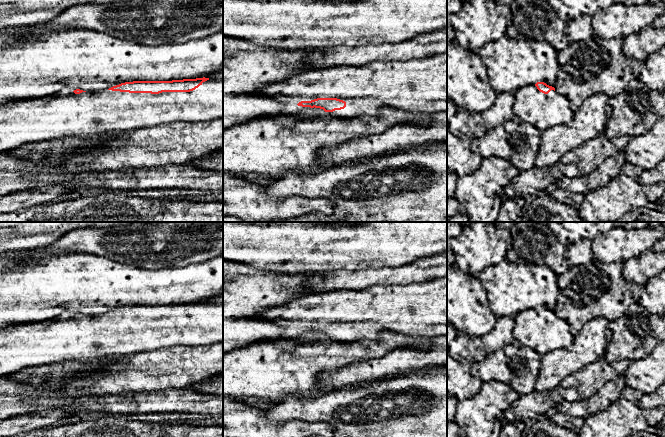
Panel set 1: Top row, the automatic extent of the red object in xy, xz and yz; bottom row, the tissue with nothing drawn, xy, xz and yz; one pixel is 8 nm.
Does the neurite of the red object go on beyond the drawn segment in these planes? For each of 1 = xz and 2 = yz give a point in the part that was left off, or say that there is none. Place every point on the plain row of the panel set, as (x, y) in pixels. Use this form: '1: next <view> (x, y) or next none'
1: next xz (419, 309)
2: next yz (543, 335)

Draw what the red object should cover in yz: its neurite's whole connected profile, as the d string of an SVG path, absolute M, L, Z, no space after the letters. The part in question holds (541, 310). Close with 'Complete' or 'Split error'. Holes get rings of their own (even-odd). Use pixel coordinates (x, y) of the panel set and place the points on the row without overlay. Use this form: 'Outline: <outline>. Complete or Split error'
Outline: M544 306L529 308L515 315L513 336L540 355L568 348L574 341L570 325Z. Split error

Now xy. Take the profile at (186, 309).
Outline: M183 303L172 305L133 305L106 314L88 316L80 313L68 319L55 319L0 329L0 377L31 366L125 356L173 346L200 346L223 342L223 303Z. Split error

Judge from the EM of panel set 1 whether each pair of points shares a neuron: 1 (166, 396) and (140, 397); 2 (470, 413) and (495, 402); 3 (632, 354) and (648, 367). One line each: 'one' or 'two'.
1: one
2: one
3: two

